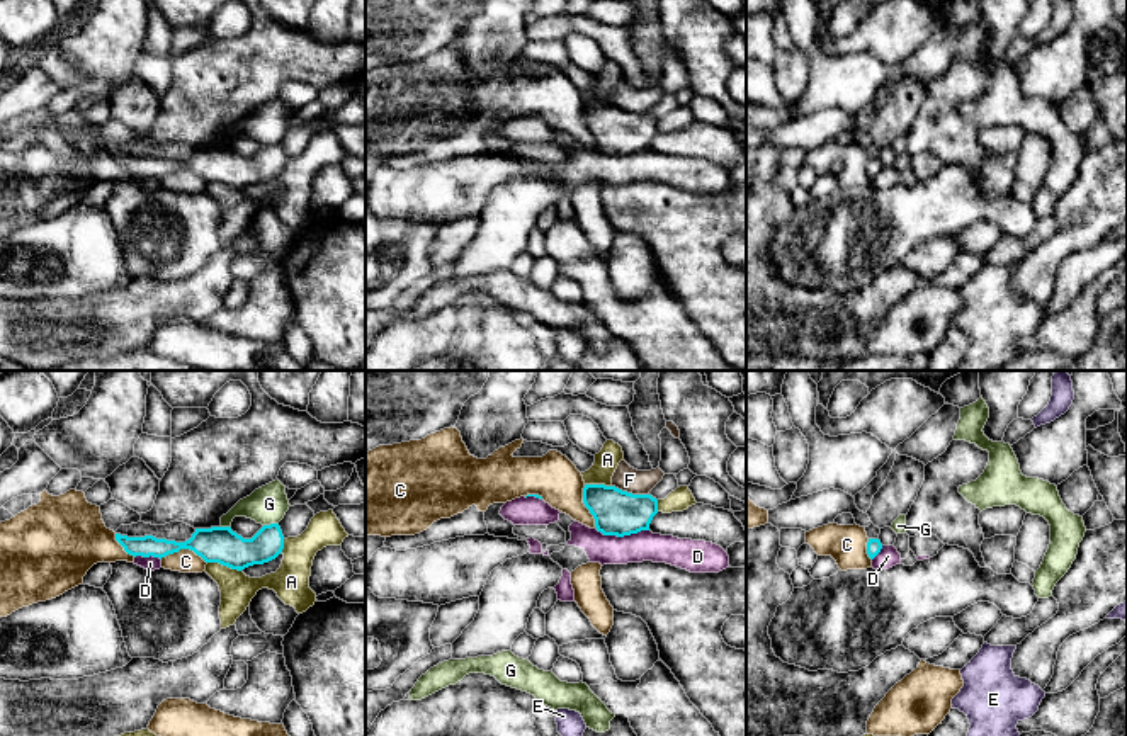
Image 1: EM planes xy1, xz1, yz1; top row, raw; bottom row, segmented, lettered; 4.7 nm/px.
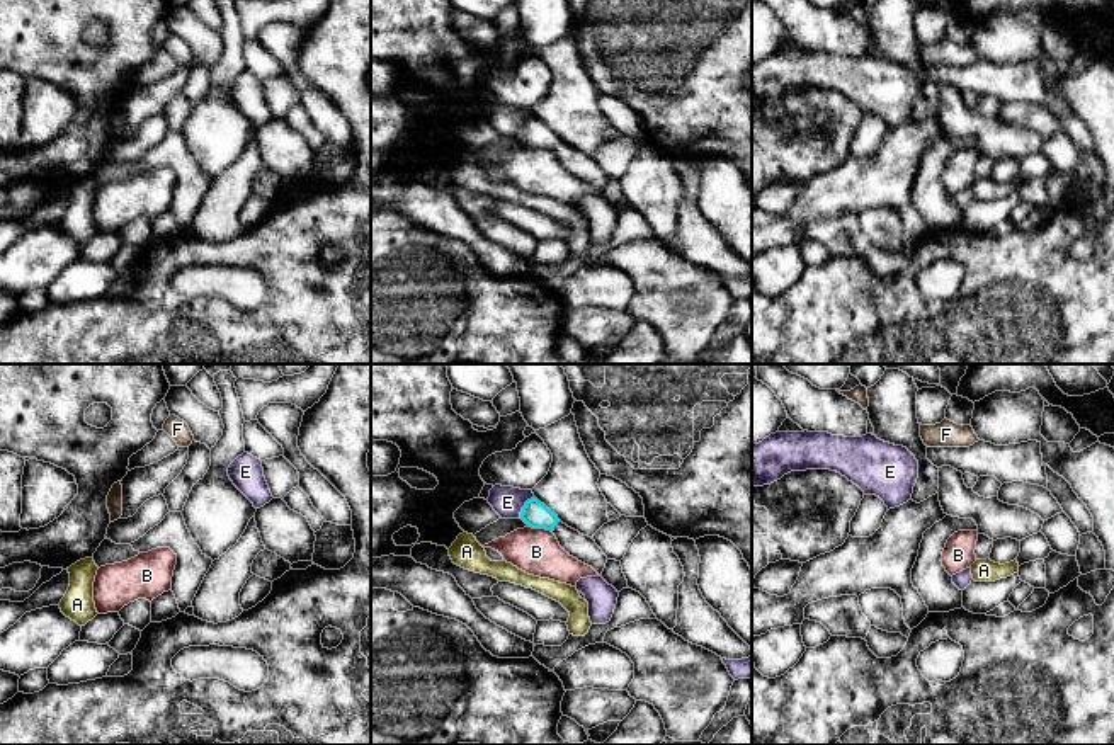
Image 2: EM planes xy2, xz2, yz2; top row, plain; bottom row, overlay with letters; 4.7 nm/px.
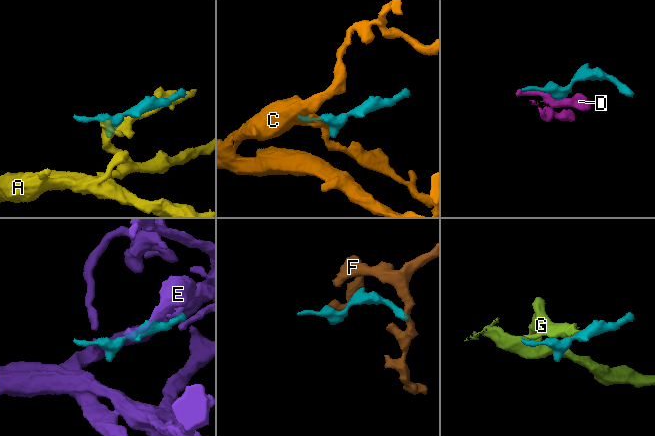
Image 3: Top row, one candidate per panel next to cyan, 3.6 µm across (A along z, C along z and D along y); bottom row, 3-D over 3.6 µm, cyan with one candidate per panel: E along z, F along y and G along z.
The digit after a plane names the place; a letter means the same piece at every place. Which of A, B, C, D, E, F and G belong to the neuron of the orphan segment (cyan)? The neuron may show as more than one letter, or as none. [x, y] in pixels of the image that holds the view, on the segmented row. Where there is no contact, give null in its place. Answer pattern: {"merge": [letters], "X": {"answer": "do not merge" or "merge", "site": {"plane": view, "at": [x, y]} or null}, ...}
{"merge": [], "A": {"answer": "do not merge", "site": {"plane": "xy1", "at": [225, 565]}}, "B": {"answer": "do not merge", "site": {"plane": "xz2", "at": [539, 528]}}, "C": {"answer": "do not merge", "site": {"plane": "xy1", "at": [184, 548]}}, "D": {"answer": "do not merge", "site": {"plane": "xz1", "at": [622, 536]}}, "E": {"answer": "do not merge", "site": {"plane": "xz2", "at": [524, 506]}}, "F": {"answer": "do not merge", "site": {"plane": "xz1", "at": [629, 493]}}, "G": {"answer": "do not merge", "site": {"plane": "xy1", "at": [271, 524]}}}

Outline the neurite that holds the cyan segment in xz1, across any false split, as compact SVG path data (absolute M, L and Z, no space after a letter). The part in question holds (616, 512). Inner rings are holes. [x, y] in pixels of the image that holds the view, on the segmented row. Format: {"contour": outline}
{"contour": "M585 484L583 503L603 535L624 537L649 530L658 513L658 500L651 495L632 495L605 484Z"}

